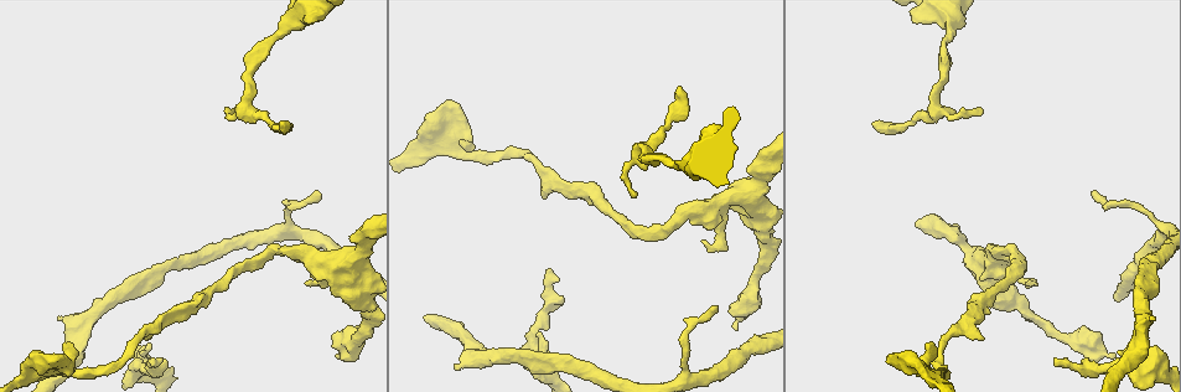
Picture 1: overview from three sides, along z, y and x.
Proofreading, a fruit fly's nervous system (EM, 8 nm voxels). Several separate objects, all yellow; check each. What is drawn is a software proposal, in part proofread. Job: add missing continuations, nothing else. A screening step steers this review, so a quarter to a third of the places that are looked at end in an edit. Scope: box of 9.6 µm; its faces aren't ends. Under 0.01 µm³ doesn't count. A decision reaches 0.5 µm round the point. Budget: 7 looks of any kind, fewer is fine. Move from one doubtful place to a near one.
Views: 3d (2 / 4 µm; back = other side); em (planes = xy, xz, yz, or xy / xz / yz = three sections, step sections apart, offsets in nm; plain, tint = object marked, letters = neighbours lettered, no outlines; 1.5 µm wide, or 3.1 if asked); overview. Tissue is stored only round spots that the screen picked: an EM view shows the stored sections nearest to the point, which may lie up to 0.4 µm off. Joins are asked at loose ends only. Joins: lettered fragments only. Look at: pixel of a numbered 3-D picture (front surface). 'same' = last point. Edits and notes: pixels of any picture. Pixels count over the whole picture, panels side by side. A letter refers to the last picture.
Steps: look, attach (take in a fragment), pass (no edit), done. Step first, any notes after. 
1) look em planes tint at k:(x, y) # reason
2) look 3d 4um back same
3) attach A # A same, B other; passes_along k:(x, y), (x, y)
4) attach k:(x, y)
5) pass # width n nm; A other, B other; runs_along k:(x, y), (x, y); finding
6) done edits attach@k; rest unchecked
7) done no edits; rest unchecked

look em xy step 4 letters at 1:(1152, 316) # stops while still wide

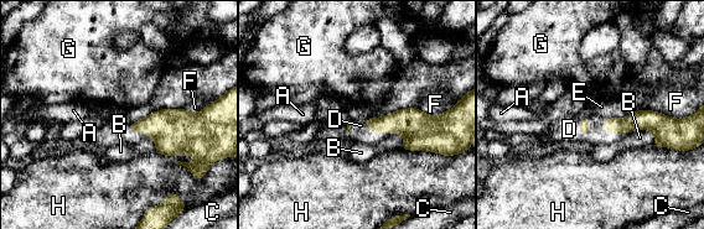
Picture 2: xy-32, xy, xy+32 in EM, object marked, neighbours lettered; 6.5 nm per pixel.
attach D # A other, B other, C other, D same, E other, F other, G other, H other; passes_along 2:(412, 123), (374, 131), (360, 133); it goes on there

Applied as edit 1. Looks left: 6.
look em planes letters at 1:(154, 360) # free end

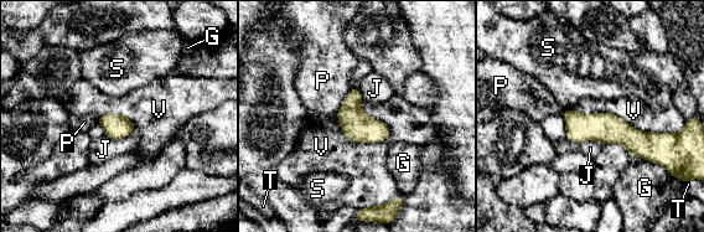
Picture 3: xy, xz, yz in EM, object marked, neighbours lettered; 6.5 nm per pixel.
pass # G other, J other, P other, S other, T other, V other; runs_along 3:(567, 114), (632, 139), (667, 138); no lettered fragment goes on from it

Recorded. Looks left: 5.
look 3d 4um at 1:(543, 195) # an open end

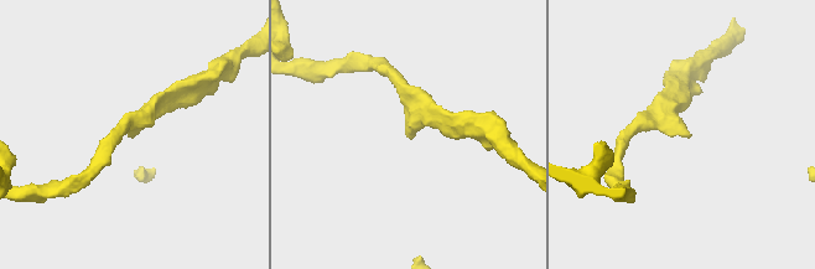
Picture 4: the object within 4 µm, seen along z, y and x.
look em planes tint at 4:(688, 136) # arm_widths 220, 280 nm

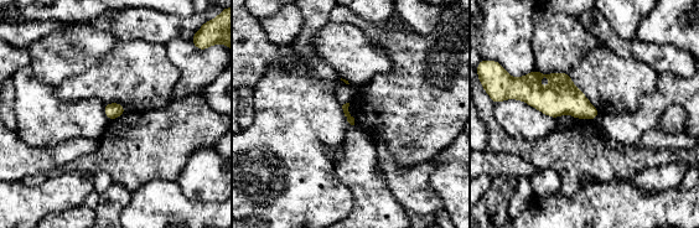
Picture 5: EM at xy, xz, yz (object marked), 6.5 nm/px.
look em planes letters same # what lies round it

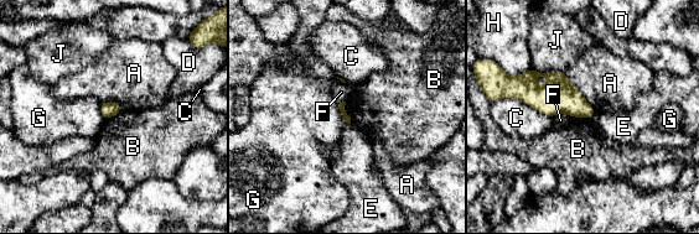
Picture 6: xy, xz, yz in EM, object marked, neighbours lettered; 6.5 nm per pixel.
pass # A other, B other, C other, D other, E other, F other, G other, H other, J other; border 6:(345, 102), (345, 109), (351, 123); none of them fits

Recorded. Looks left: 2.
done edits attach@2; rest unchecked

